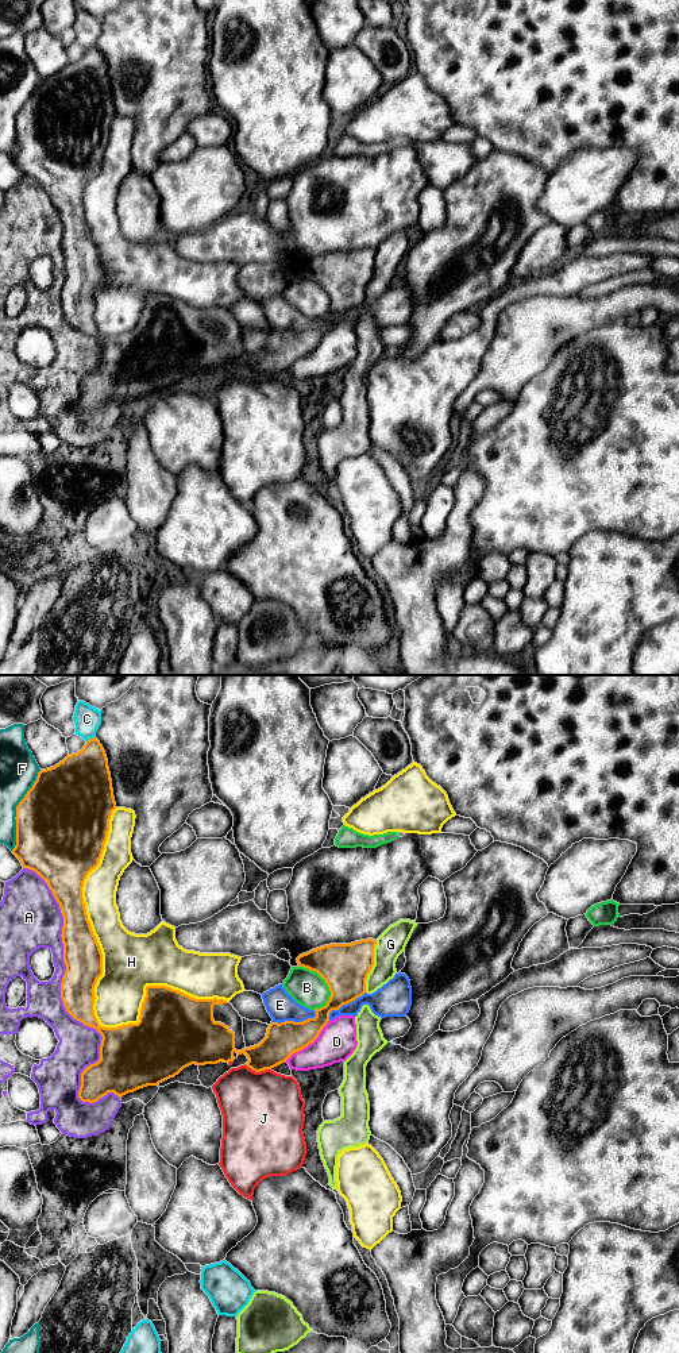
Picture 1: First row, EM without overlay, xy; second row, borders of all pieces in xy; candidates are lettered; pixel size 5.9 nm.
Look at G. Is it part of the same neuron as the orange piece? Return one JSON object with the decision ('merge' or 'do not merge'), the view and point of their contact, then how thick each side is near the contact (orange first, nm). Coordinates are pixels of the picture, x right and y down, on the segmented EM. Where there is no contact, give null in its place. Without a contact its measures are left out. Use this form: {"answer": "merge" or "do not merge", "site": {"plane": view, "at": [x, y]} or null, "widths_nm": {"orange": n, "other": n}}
{"answer": "merge", "site": {"plane": "xy", "at": [371, 967]}, "widths_nm": {"orange": 280, "other": 170}}

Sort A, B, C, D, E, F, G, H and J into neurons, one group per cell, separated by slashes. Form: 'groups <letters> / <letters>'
groups A / B / C / D / E / F / G / H / J

